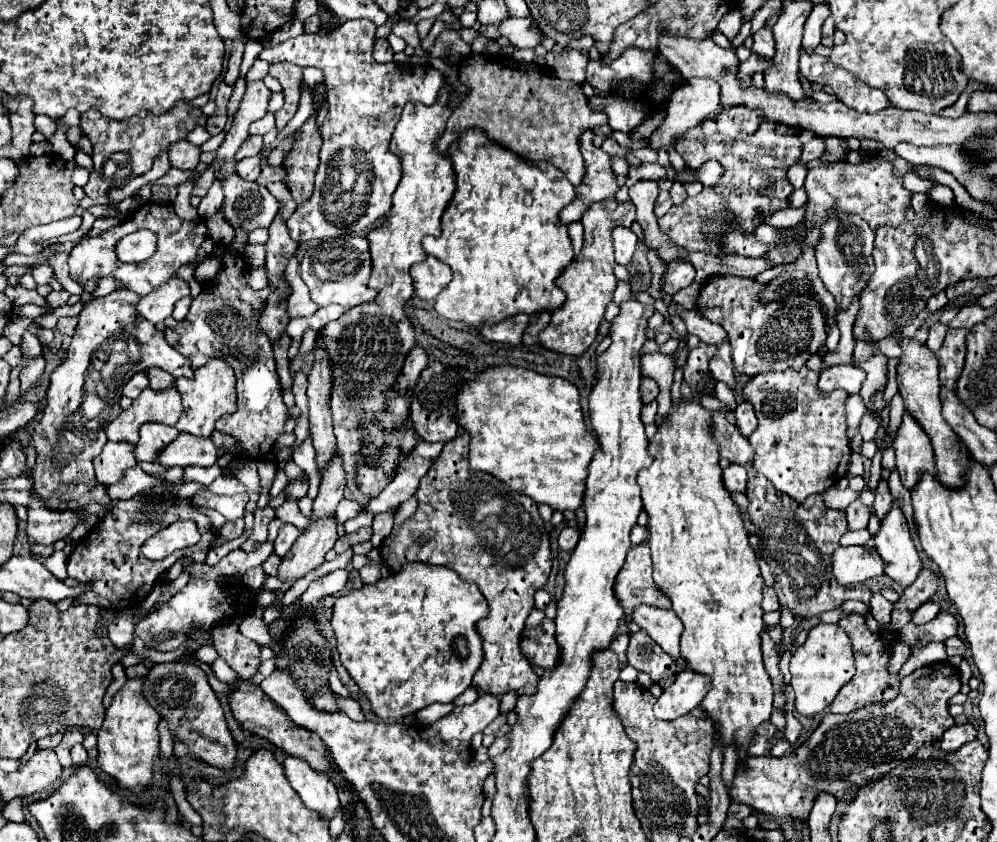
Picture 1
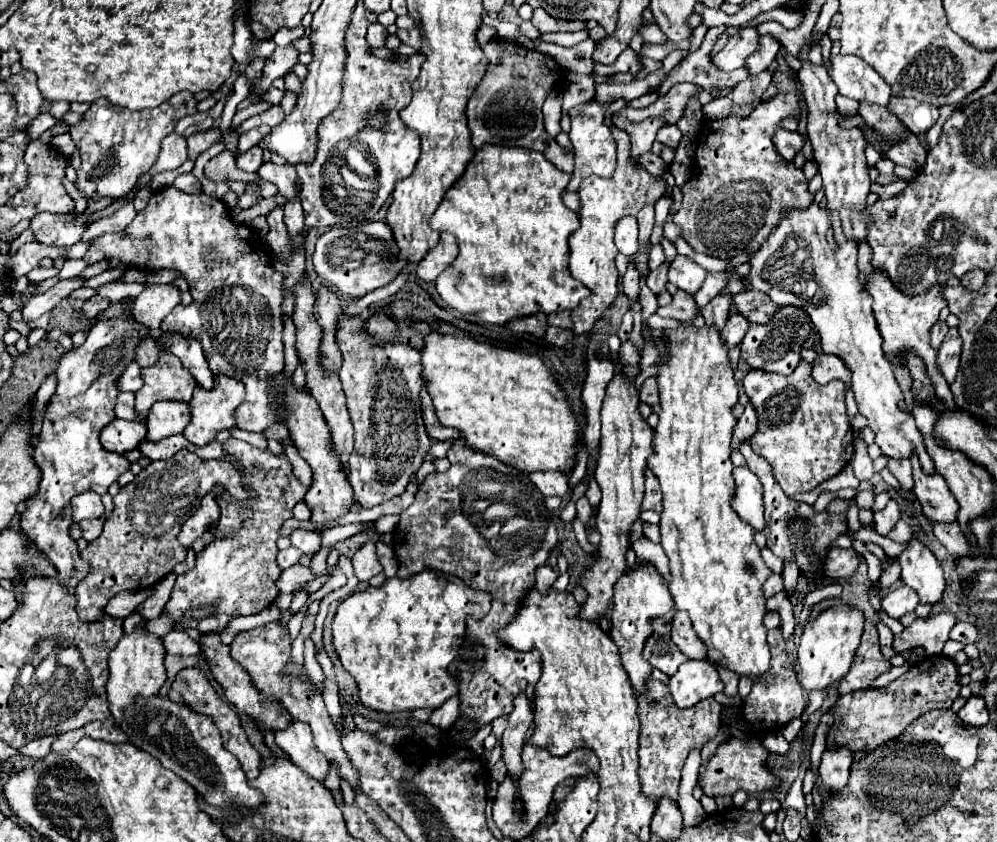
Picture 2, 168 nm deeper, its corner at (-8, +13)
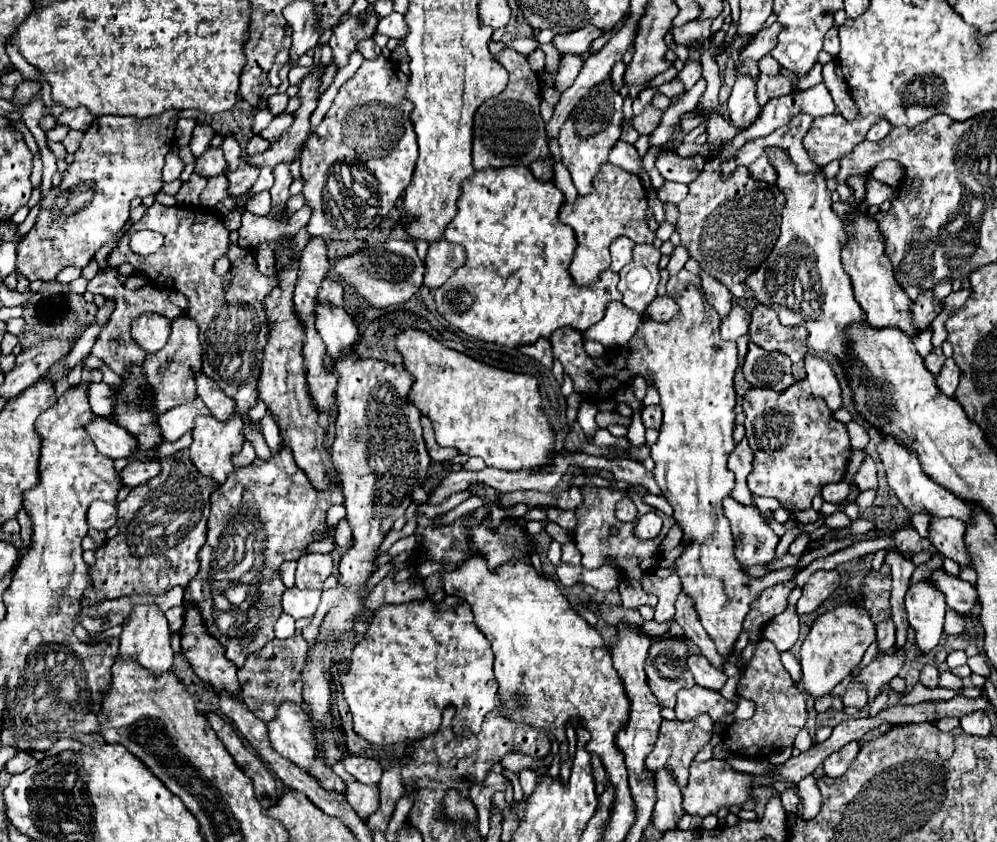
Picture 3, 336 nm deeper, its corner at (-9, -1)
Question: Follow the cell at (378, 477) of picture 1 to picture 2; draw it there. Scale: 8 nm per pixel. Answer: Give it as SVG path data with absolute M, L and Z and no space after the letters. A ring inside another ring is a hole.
M344 310L340 312L336 344L342 352L340 380L354 426L354 450L348 460L348 480L354 490L354 500L362 508L374 508L400 496L428 454L430 438L420 410L420 388L424 384L420 352L408 344L394 342L376 346L364 330L364 320L360 316L350 316Z

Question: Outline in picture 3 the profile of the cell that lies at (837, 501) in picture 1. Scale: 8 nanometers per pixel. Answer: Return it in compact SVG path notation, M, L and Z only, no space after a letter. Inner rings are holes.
M801 532L801 536L789 546L789 552L791 552L791 554L801 554L801 552L807 548L809 542L811 542L811 534L809 534L809 532Z

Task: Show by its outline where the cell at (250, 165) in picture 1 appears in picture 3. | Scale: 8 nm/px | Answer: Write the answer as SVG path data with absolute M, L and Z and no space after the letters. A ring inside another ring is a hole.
M245 164L245 166L229 172L227 174L227 178L229 178L229 192L233 196L239 196L239 194L247 192L255 184L257 176L259 176L259 168L251 166L251 164Z

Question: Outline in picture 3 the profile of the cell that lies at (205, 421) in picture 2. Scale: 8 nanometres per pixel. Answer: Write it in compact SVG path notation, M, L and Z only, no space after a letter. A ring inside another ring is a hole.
M233 414L229 416L225 422L217 420L215 416L199 416L195 420L195 428L193 428L193 442L191 442L191 462L193 466L207 478L213 478L215 482L223 484L227 480L227 474L233 472L233 464L231 464L231 454L239 452L245 444L245 436L243 436L243 420Z

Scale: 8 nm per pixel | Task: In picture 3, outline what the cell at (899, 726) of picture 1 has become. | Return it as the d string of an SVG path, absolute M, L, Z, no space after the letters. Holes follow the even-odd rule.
M707 760L707 762L693 762L689 768L689 784L683 792L683 808L687 814L697 814L701 818L709 814L717 814L723 806L743 804L753 798L753 776L747 772L733 770L727 760Z

